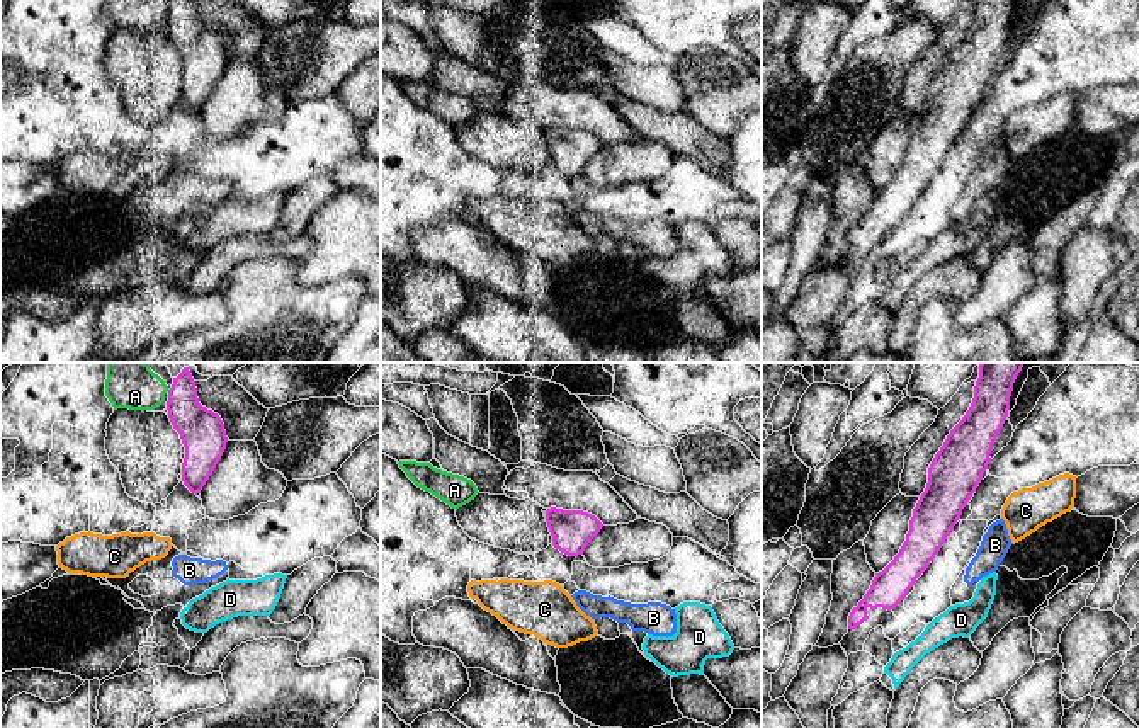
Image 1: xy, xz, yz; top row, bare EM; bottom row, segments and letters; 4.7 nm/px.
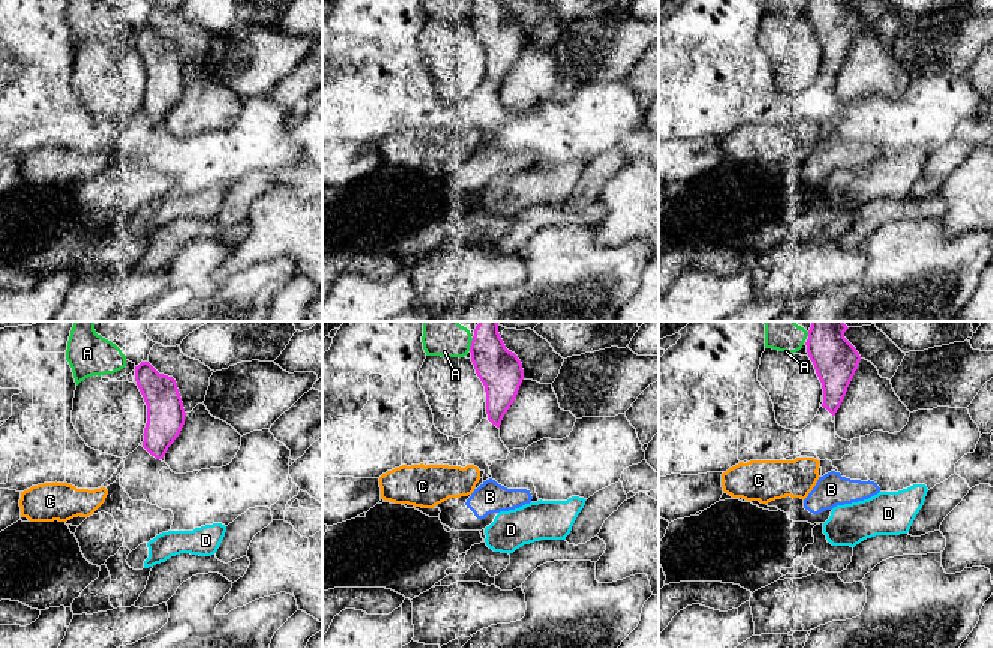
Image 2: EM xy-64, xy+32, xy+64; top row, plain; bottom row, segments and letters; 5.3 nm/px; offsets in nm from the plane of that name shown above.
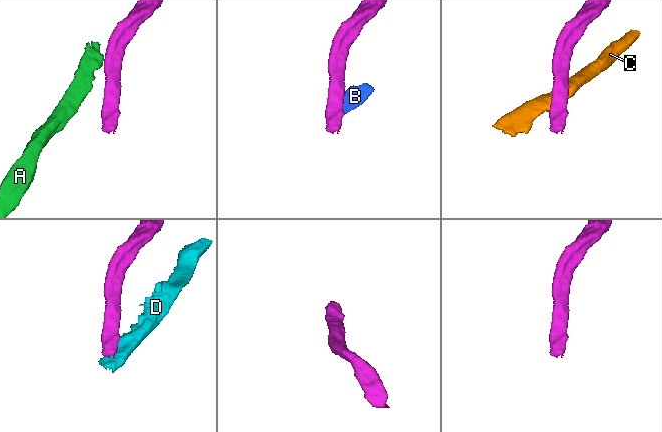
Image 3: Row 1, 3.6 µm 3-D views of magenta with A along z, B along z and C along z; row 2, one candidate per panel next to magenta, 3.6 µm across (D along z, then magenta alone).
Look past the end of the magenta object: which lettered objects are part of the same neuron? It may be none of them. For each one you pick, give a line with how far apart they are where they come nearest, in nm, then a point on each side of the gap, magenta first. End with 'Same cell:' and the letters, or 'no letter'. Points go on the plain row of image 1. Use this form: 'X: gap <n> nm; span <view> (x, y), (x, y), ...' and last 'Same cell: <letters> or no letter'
Same cell: no letter

